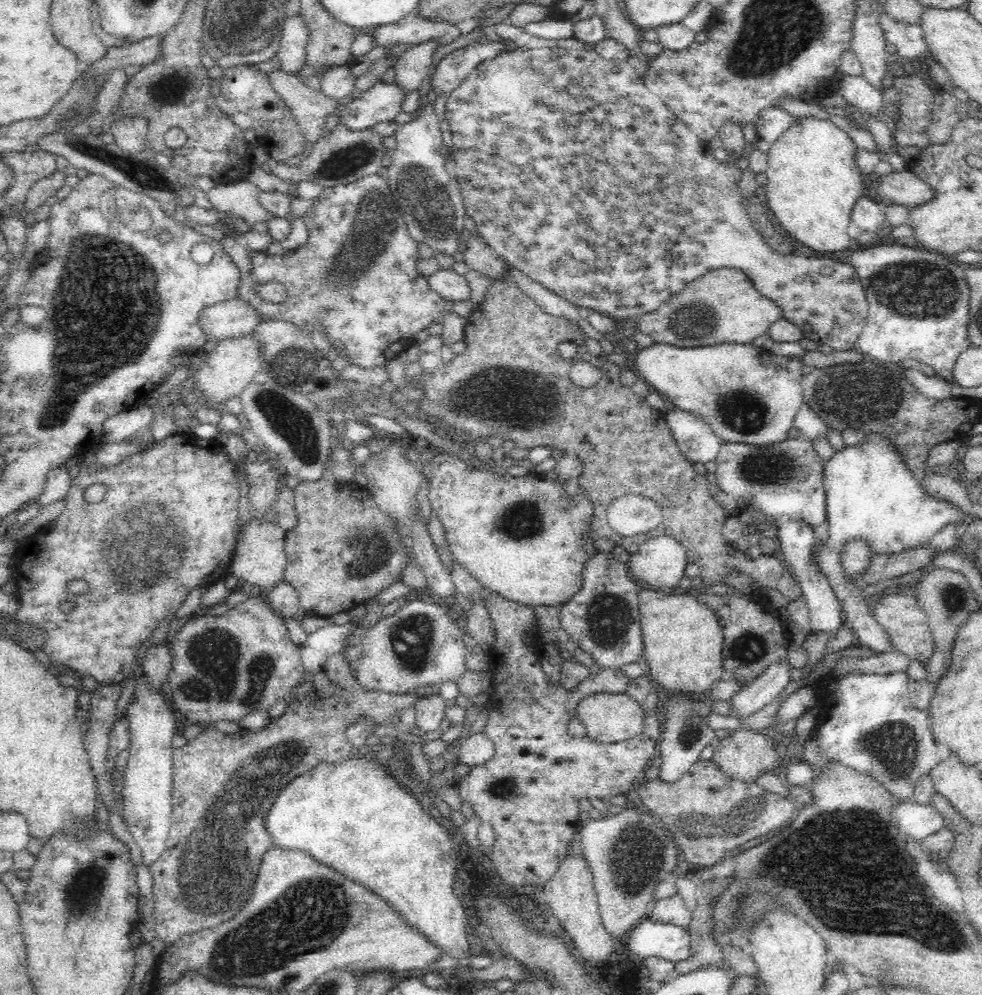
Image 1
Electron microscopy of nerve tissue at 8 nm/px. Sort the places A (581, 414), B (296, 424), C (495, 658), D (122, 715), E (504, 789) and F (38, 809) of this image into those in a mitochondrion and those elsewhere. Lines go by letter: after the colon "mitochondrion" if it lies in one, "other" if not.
A: other
B: mitochondrion
C: other
D: other
E: mitochondrion
F: other

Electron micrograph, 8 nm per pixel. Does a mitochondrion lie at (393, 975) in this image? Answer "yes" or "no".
no

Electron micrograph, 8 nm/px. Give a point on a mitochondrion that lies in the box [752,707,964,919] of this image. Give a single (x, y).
(893, 748)

